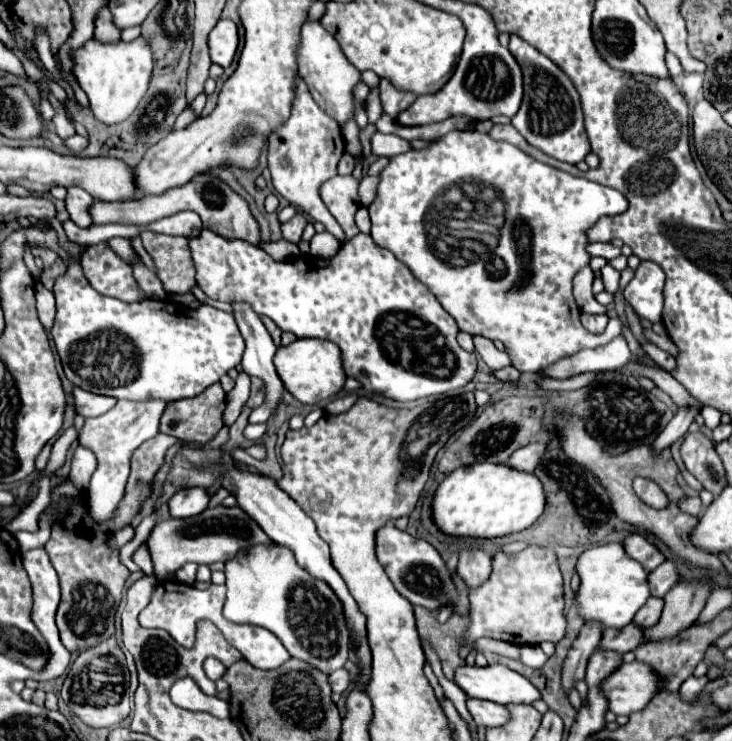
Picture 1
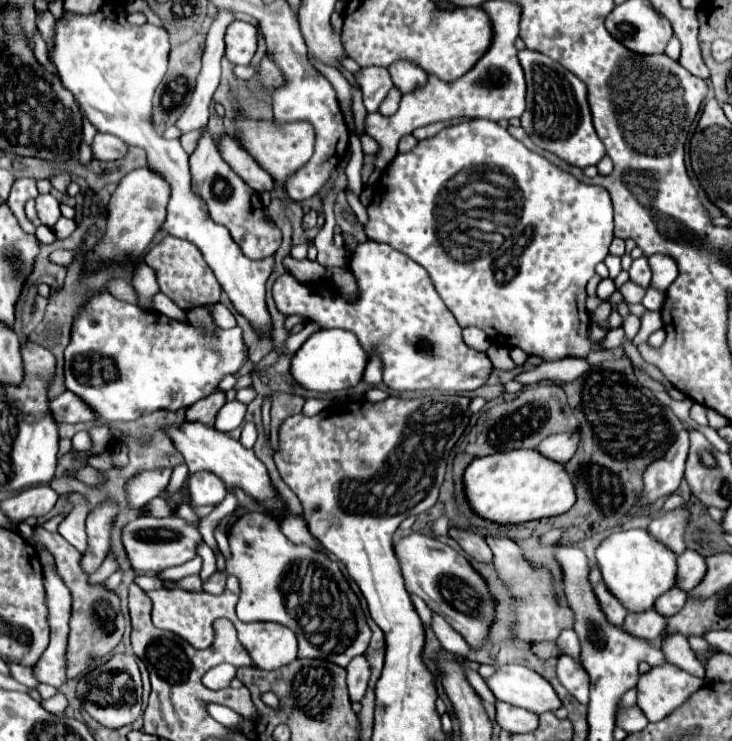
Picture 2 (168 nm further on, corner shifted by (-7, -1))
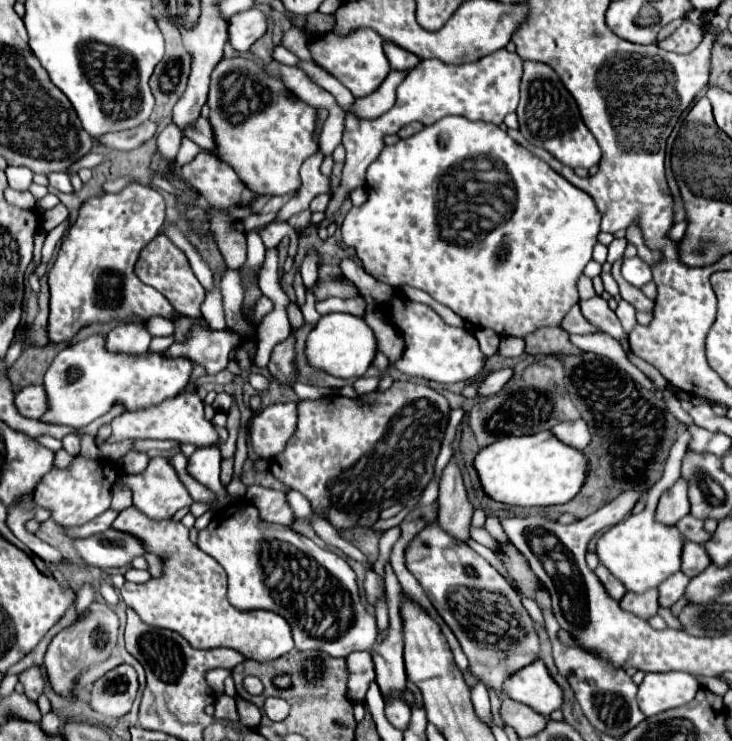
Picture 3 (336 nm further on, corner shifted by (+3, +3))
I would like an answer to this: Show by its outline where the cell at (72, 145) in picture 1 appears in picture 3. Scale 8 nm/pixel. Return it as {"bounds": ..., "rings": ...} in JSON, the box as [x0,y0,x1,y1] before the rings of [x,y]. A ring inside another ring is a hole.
{"bounds":[97,121,157,151],"rings":[[[145,121],[143,125],[139,125],[131,131],[105,133],[105,135],[97,137],[97,143],[101,143],[107,149],[115,149],[115,151],[131,151],[131,149],[143,145],[145,141],[153,139],[155,131],[157,131],[157,125],[153,121]]]}

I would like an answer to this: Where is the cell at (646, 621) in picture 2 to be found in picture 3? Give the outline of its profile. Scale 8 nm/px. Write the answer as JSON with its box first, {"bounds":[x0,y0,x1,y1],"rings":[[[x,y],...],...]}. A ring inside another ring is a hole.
{"bounds":[619,589,659,619],"rings":[[[649,589],[645,593],[625,593],[623,599],[619,601],[621,609],[627,613],[637,615],[639,619],[651,619],[653,615],[657,615],[659,611],[659,603],[657,603],[657,589]]]}

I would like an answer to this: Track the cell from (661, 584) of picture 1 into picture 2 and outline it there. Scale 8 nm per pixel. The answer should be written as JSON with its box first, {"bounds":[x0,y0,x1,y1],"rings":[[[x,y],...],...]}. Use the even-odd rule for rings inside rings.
{"bounds":[677,549,707,591],"rings":[[[685,549],[681,553],[681,557],[677,557],[677,565],[679,565],[679,583],[677,583],[677,587],[683,587],[685,591],[695,589],[707,573],[705,557],[695,549]]]}

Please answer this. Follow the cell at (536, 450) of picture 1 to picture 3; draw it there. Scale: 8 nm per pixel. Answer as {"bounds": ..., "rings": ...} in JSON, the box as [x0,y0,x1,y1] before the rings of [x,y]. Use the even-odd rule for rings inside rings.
{"bounds":[553,419,589,451],"rings":[[[583,419],[559,423],[557,427],[553,427],[553,435],[557,439],[561,439],[561,443],[565,443],[569,447],[577,447],[579,451],[589,445],[589,429]]]}

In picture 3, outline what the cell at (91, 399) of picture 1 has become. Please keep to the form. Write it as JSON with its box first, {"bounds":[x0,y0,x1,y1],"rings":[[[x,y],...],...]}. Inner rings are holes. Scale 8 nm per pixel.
{"bounds":[15,385,49,419],"rings":[[[29,385],[29,387],[21,389],[15,395],[15,405],[21,411],[21,415],[29,417],[29,419],[41,419],[41,415],[45,415],[45,411],[49,411],[47,395],[41,385]]]}

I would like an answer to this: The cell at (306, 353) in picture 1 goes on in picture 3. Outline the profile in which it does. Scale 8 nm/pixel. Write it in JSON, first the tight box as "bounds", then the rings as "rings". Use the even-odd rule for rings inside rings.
{"bounds":[305,313,377,379],"rings":[[[347,313],[323,315],[305,341],[305,355],[309,365],[317,371],[341,379],[361,377],[369,369],[375,351],[377,351],[377,341],[373,337],[373,331],[367,327],[367,323],[361,317]]]}

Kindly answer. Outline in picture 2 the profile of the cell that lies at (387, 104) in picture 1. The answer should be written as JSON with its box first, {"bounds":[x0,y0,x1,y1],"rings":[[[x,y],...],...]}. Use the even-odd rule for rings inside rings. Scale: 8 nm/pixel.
{"bounds":[389,59,427,93],"rings":[[[403,59],[391,63],[389,73],[391,73],[395,87],[401,89],[401,93],[411,93],[413,89],[421,87],[427,81],[427,73],[421,67],[417,67],[411,61],[403,61]]]}

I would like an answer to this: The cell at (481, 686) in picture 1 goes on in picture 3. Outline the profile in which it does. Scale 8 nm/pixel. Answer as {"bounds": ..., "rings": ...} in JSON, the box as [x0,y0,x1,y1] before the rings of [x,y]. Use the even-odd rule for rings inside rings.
{"bounds":[503,659,563,717],"rings":[[[539,659],[529,667],[521,667],[521,671],[515,671],[509,675],[509,679],[505,679],[503,697],[525,703],[533,707],[533,711],[541,711],[545,717],[549,717],[549,713],[559,709],[563,703],[561,689],[549,677],[545,663]]]}

